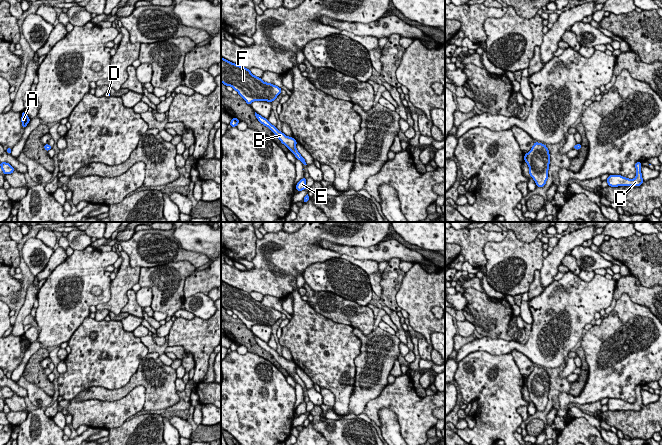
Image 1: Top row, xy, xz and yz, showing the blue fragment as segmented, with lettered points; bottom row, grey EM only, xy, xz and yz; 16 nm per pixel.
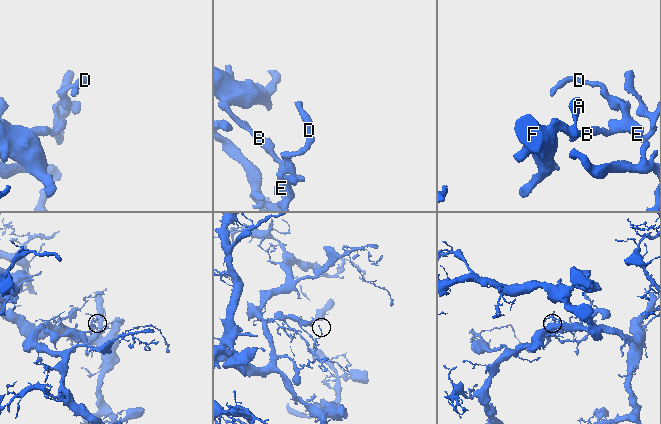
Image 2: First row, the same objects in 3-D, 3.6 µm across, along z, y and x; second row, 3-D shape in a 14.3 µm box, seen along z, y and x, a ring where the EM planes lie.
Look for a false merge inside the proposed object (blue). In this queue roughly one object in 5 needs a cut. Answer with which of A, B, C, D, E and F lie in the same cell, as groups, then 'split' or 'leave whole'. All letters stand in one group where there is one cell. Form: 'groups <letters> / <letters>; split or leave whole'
groups A B C D E F; leave whole

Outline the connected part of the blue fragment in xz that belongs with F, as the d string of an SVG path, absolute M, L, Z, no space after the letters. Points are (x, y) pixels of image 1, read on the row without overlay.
M221 281L221 306L231 310L251 329L253 325L273 326L282 313L271 307L264 306L245 291L232 287Z

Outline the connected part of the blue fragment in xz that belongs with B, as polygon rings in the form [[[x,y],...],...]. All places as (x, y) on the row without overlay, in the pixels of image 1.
[[[255,336],[255,340],[258,345],[264,350],[268,351],[272,354],[272,356],[278,361],[282,368],[284,368],[296,381],[296,383],[300,384],[302,388],[307,389],[305,383],[301,380],[301,378],[296,373],[297,365],[293,361],[288,361],[281,355],[279,355],[274,349],[272,349],[268,343],[262,341],[261,339]]]

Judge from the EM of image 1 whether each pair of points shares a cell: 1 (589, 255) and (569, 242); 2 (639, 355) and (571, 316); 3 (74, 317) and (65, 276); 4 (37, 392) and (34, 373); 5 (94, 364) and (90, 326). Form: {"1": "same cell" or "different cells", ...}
{"1": "different cells", "2": "different cells", "3": "same cell", "4": "different cells", "5": "same cell"}

